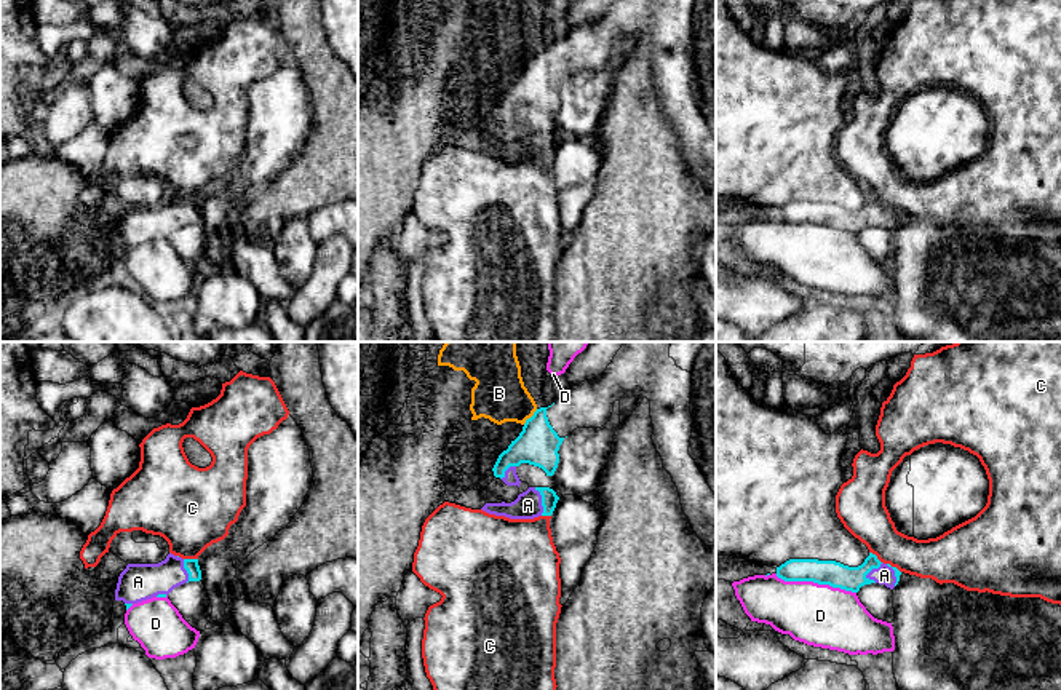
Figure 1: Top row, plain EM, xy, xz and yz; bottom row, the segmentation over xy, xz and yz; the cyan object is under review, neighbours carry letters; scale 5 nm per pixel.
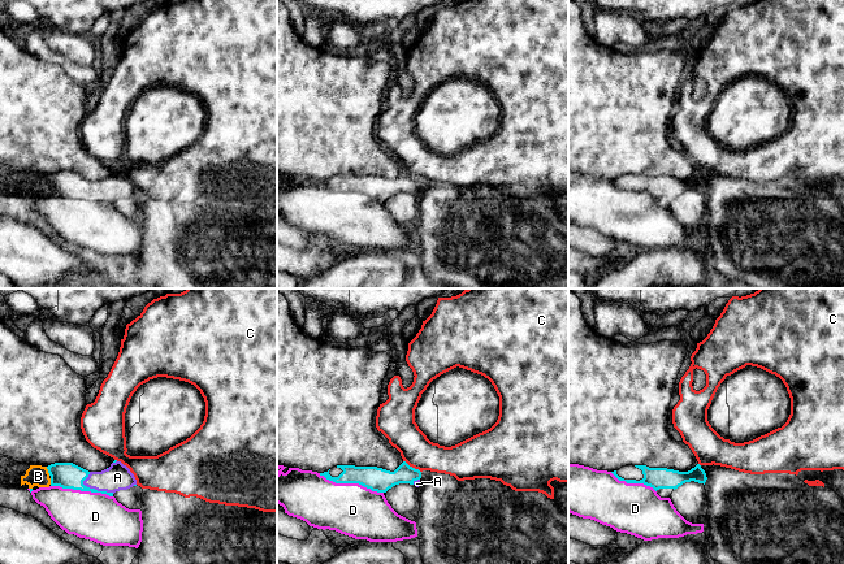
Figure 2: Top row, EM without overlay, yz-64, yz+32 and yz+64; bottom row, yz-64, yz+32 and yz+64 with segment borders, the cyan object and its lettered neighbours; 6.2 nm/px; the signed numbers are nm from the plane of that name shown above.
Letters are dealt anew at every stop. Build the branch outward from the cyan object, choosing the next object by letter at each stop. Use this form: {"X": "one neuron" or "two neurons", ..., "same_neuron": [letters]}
{"A": "one neuron", "B": "two neurons", "C": "two neurons", "D": "two neurons", "same_neuron": ["A"]}

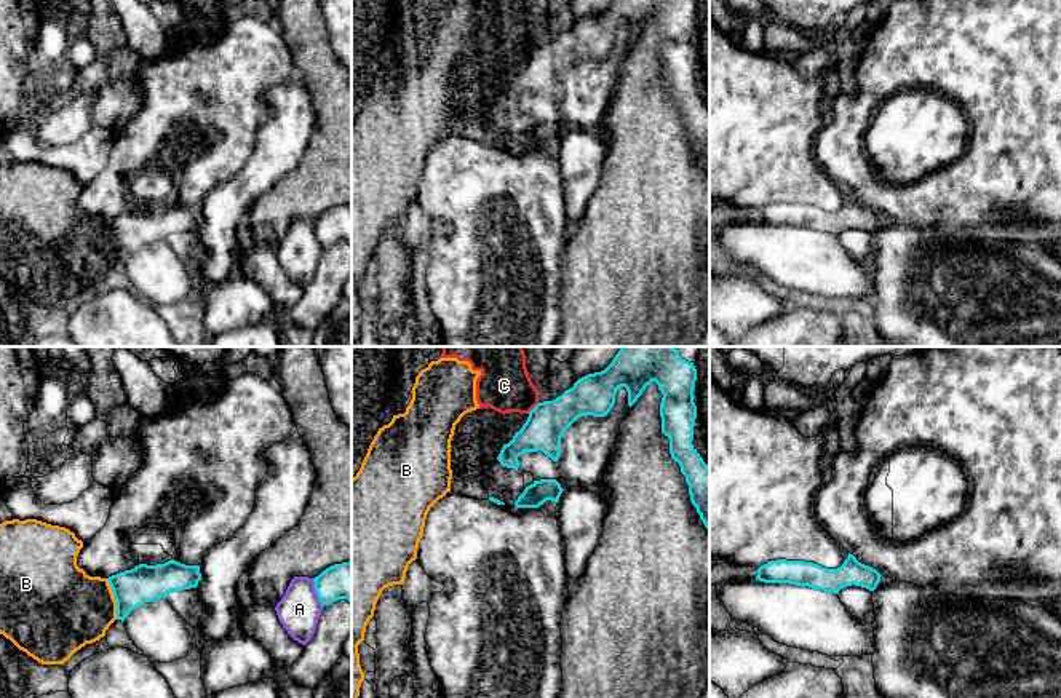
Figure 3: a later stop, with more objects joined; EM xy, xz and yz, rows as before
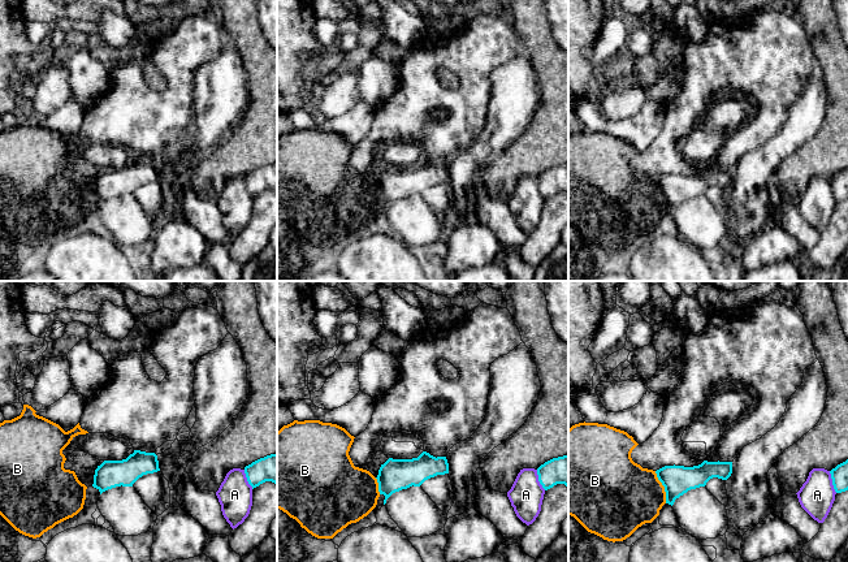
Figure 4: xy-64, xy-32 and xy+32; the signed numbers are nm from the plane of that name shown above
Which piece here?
{"A": "two neurons", "B": "two neurons", "C": "two neurons", "same_neuron": []}

